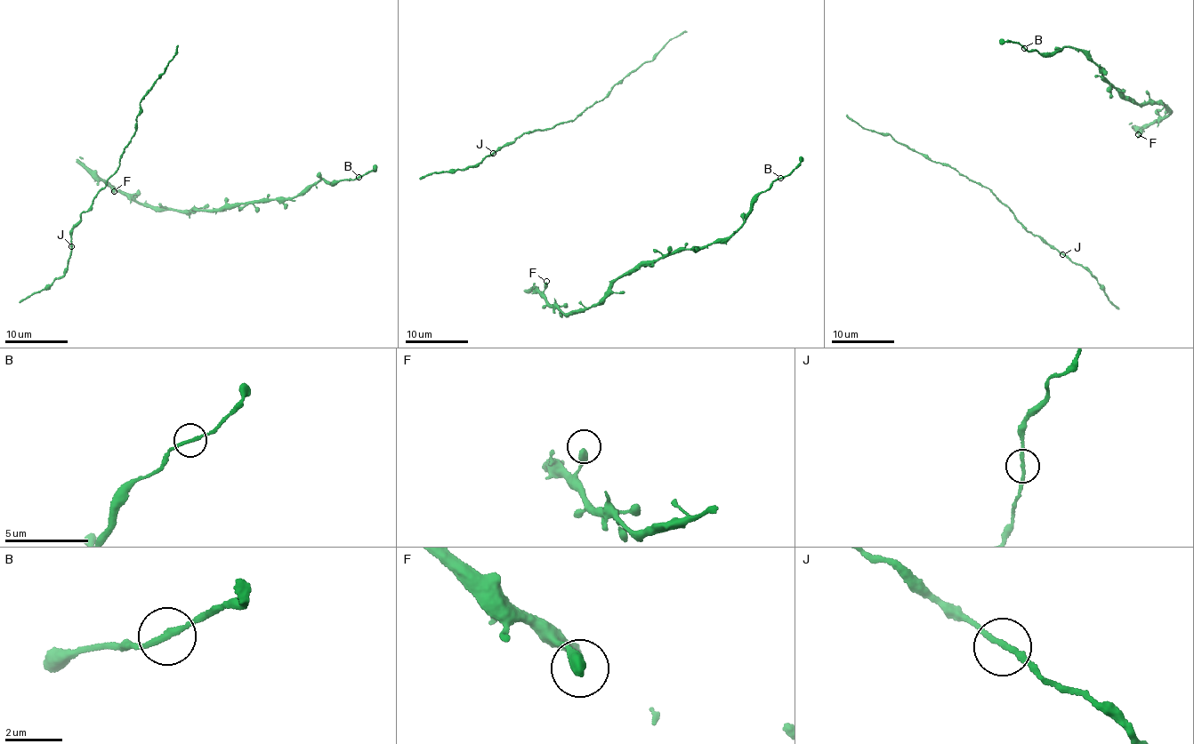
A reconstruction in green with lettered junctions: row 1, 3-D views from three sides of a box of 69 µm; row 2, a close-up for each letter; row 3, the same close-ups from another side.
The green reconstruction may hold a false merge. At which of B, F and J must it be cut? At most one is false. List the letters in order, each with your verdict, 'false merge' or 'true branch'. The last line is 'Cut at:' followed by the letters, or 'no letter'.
B: true branch
F: true branch
J: true branch
Cut at: no letter

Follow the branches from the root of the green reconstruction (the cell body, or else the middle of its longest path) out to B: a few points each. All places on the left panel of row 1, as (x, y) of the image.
B: (114, 191), (110, 185), (148, 206), (198, 211), (296, 196), (304, 194), (319, 180), (337, 182), (359, 177)

